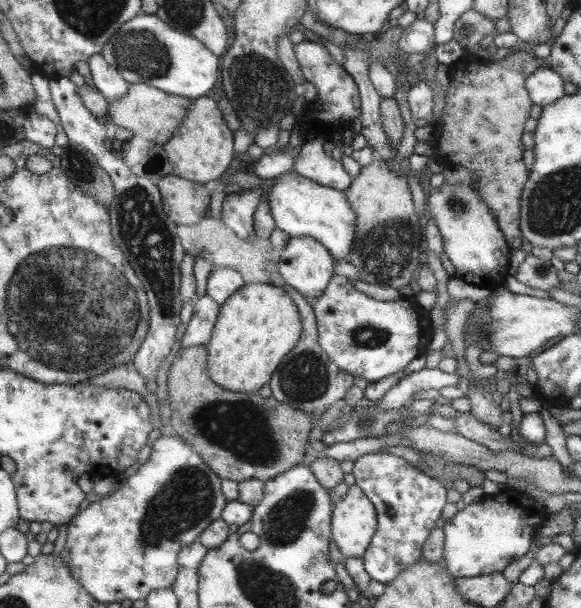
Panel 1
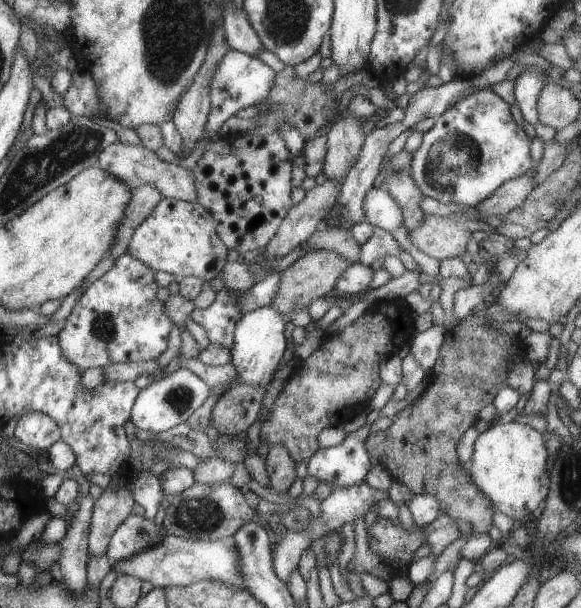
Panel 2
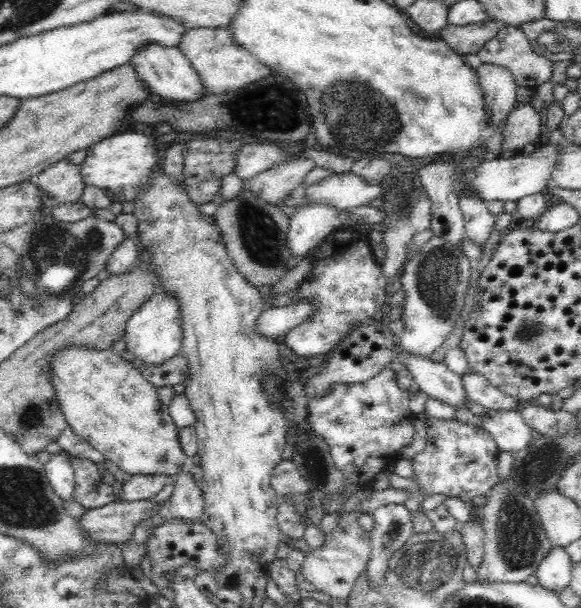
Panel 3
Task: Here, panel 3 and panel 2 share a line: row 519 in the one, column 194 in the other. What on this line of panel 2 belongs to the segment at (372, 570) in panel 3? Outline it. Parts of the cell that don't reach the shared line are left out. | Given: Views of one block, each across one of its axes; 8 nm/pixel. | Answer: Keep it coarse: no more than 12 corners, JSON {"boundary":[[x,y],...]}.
{"boundary":[[185,367],[138,390],[129,421],[152,434],[185,421],[210,388]]}

